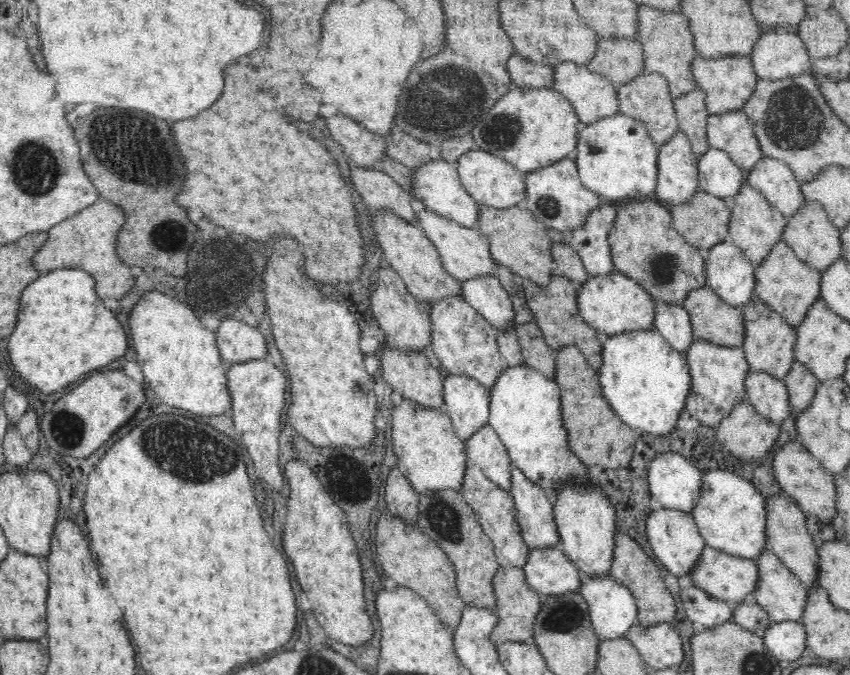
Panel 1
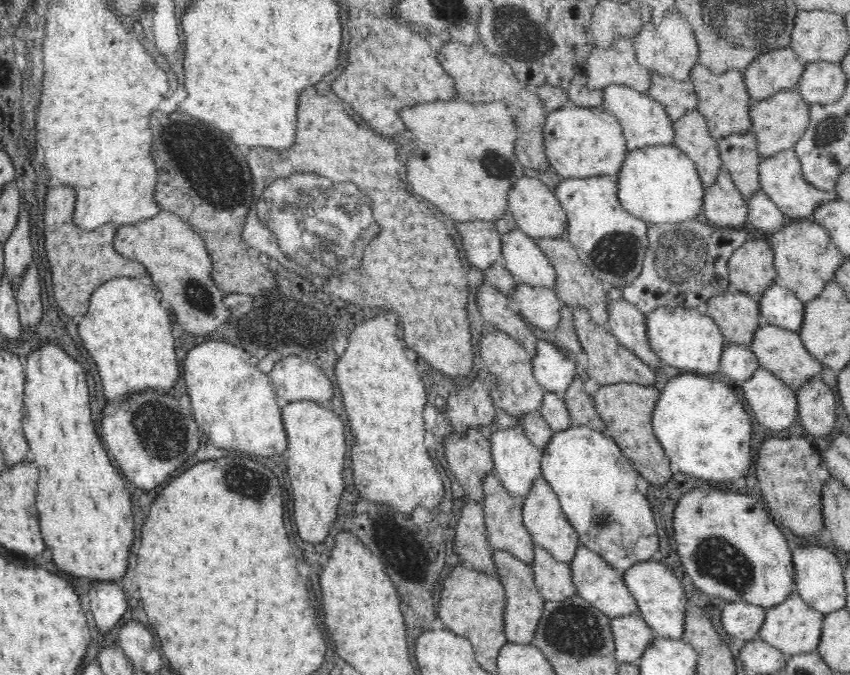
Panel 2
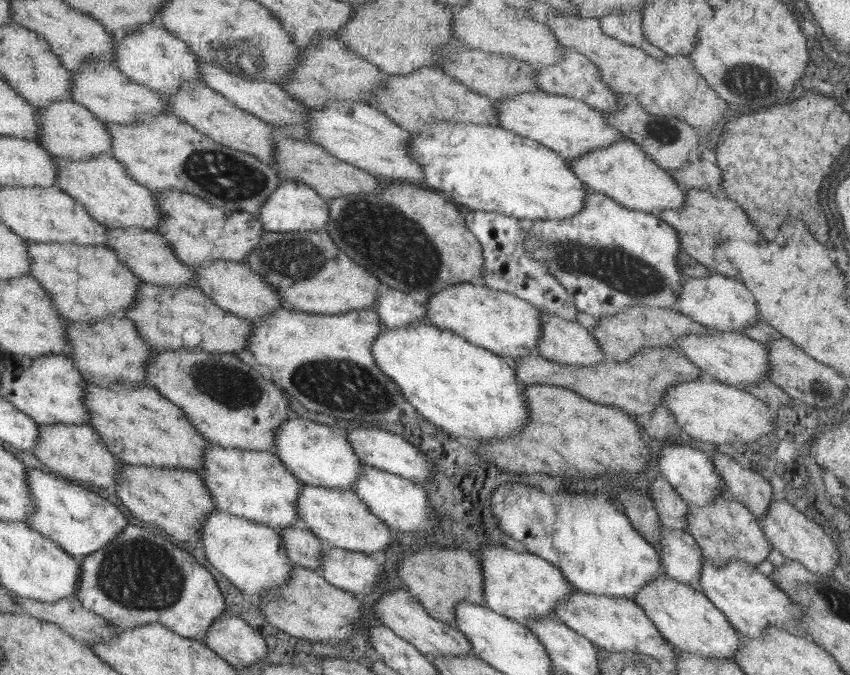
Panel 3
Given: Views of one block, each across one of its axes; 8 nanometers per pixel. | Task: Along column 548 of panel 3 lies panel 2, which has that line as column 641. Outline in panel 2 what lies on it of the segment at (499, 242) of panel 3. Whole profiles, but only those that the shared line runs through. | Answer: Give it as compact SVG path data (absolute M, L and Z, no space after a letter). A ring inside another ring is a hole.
M704 218L666 224L648 224L642 272L622 288L623 298L646 316L663 306L696 309L712 297L730 290L728 263L732 253L746 242L746 232L717 227Z

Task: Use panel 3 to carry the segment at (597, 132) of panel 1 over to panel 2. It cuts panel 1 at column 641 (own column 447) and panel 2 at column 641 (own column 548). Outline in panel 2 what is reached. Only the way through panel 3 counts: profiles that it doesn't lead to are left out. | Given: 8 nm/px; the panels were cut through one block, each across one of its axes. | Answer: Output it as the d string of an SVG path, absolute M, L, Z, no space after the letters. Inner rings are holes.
M646 145L627 152L616 178L619 202L647 224L666 224L702 218L706 188L693 160L674 145Z

